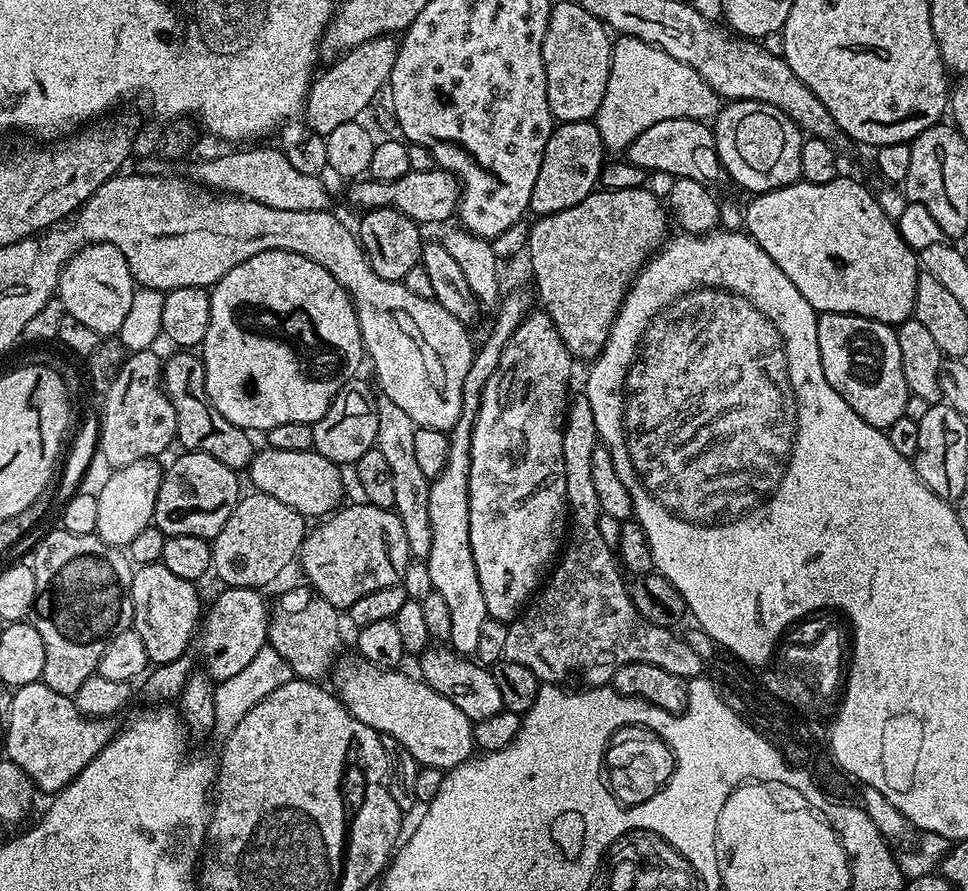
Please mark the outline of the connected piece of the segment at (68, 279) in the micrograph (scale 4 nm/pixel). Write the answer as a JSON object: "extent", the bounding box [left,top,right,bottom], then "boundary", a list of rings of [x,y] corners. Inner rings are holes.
{"extent":[58,244,134,338],"boundary":[[[88,244],[68,259],[66,266],[60,270],[58,298],[67,315],[78,318],[78,322],[90,326],[101,338],[112,338],[119,333],[126,314],[130,314],[130,302],[134,291],[132,271],[126,258],[113,244]]]}

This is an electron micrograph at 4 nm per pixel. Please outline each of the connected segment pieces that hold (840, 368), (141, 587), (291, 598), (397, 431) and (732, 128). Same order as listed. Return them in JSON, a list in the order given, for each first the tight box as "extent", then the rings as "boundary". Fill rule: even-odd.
[{"extent":[817,312,909,430],"boundary":[[[822,312],[817,315],[818,354],[822,358],[822,370],[826,374],[826,382],[850,402],[850,410],[858,414],[858,418],[866,418],[870,426],[887,430],[891,424],[904,416],[906,402],[909,398],[906,386],[906,374],[902,374],[902,353],[898,350],[896,328],[891,324],[883,324],[870,318],[848,316],[845,312]]]},{"extent":[131,562,202,665],"boundary":[[[162,562],[154,564],[141,564],[132,574],[132,623],[131,627],[142,638],[146,646],[146,654],[153,665],[169,664],[181,659],[192,640],[192,635],[197,635],[198,625],[202,620],[202,608],[200,612],[200,596],[196,593],[197,585],[186,578],[178,578]]]},{"extent":[268,586,341,682],"boundary":[[[308,586],[292,588],[271,605],[268,618],[268,644],[290,666],[293,677],[313,682],[323,681],[323,676],[333,671],[340,652],[341,613],[326,598],[314,594]]]},{"extent":[376,399,430,561],"boundary":[[[381,399],[376,405],[378,410],[378,438],[376,449],[382,452],[390,466],[391,477],[394,480],[394,504],[396,517],[402,522],[402,530],[406,530],[406,542],[409,553],[417,561],[427,561],[430,554],[430,482],[426,474],[414,458],[414,434],[417,426],[394,402]]]},{"extent":[714,100,805,194],"boundary":[[[733,100],[716,113],[714,131],[721,168],[729,181],[741,184],[748,194],[763,194],[801,179],[805,137],[782,110],[757,100]]]}]

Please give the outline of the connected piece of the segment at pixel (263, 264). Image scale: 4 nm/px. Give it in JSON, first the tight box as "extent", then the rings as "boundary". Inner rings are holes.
{"extent":[198,250,366,430],"boundary":[[[266,250],[246,258],[210,289],[210,326],[198,349],[204,362],[206,394],[234,426],[267,430],[282,422],[316,424],[330,402],[357,375],[366,353],[356,311],[341,284],[318,262],[286,250]]]}

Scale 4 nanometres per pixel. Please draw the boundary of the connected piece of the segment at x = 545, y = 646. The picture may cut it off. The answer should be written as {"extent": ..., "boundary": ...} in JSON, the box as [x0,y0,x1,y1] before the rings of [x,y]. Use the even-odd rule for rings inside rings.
{"extent":[503,394,705,686],"boundary":[[[580,394],[580,397],[578,397],[576,401],[574,400],[575,399],[567,405],[567,415],[564,418],[564,433],[562,434],[562,455],[563,461],[565,462],[565,498],[567,500],[567,515],[570,517],[570,527],[567,529],[566,543],[563,545],[562,555],[559,557],[558,563],[551,569],[550,575],[552,574],[552,577],[550,577],[550,575],[547,577],[546,583],[543,585],[539,595],[535,597],[534,603],[524,608],[520,615],[508,624],[506,650],[504,651],[503,659],[509,660],[510,662],[518,662],[518,666],[526,666],[526,670],[530,670],[534,673],[541,682],[560,682],[560,679],[562,679],[571,668],[577,668],[577,670],[580,671],[581,678],[585,680],[583,682],[585,685],[604,686],[611,681],[615,671],[618,670],[619,667],[626,666],[627,663],[654,663],[663,668],[663,670],[668,670],[671,674],[676,674],[684,680],[693,680],[693,678],[701,675],[701,673],[705,671],[705,661],[700,660],[698,654],[694,654],[694,650],[690,650],[690,646],[686,646],[686,642],[679,635],[673,634],[669,629],[663,628],[662,626],[654,626],[650,622],[646,622],[646,618],[642,618],[642,614],[638,614],[626,580],[624,584],[623,578],[625,579],[625,577],[618,567],[617,557],[613,555],[609,549],[605,548],[602,534],[598,532],[598,518],[601,511],[598,494],[594,490],[594,482],[592,481],[594,478],[594,470],[592,469],[594,450],[598,446],[598,437],[596,427],[594,426],[594,412],[590,410],[590,402],[588,401],[587,395]]]}

